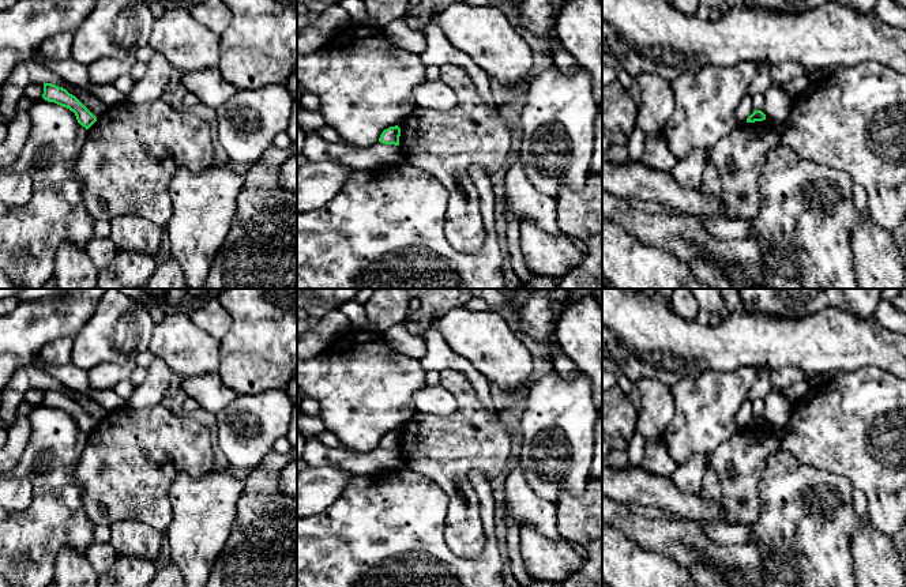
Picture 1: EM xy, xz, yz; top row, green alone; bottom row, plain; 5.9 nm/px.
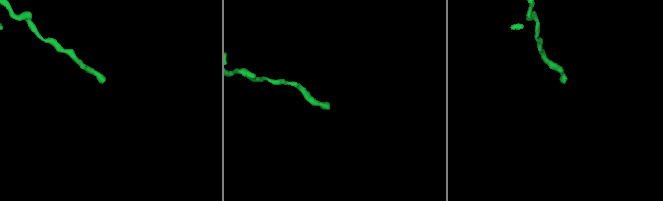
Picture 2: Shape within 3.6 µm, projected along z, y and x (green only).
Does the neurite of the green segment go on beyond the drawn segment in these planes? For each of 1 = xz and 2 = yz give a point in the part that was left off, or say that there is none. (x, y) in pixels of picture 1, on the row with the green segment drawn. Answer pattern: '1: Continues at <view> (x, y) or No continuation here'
1: No continuation here
2: No continuation here

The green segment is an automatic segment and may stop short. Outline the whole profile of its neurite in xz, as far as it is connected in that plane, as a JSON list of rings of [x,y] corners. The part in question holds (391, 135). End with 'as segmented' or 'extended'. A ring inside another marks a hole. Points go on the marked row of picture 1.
[[[398,125],[384,129],[379,138],[383,144],[399,146],[401,128]]]; as segmented

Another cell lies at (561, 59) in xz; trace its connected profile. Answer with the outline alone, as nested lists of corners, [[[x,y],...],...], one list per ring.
[[[559,39],[554,41],[554,52],[552,56],[553,65],[559,67],[565,74],[571,74],[576,67],[574,57],[565,50]]]

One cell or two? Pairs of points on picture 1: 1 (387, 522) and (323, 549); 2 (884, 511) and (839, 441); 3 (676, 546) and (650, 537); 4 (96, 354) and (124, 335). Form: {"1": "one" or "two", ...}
{"1": "one", "2": "one", "3": "one", "4": "one"}

